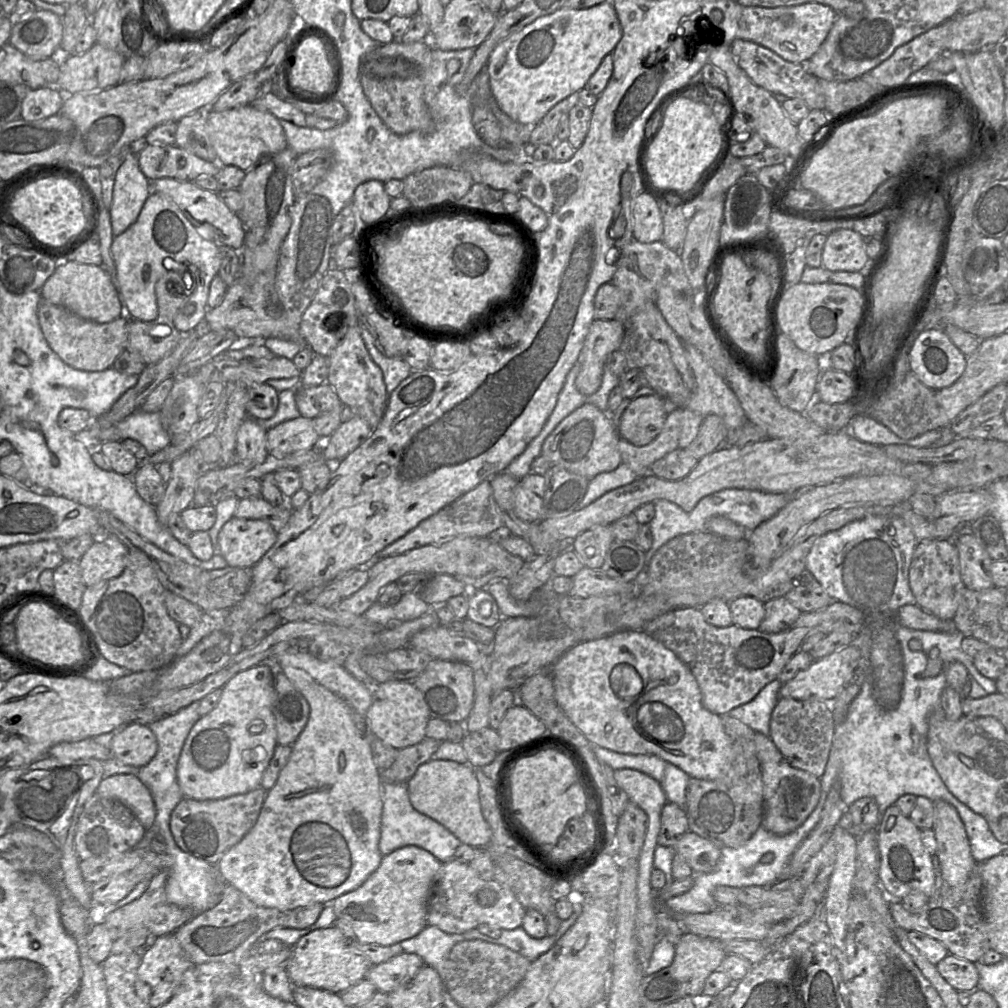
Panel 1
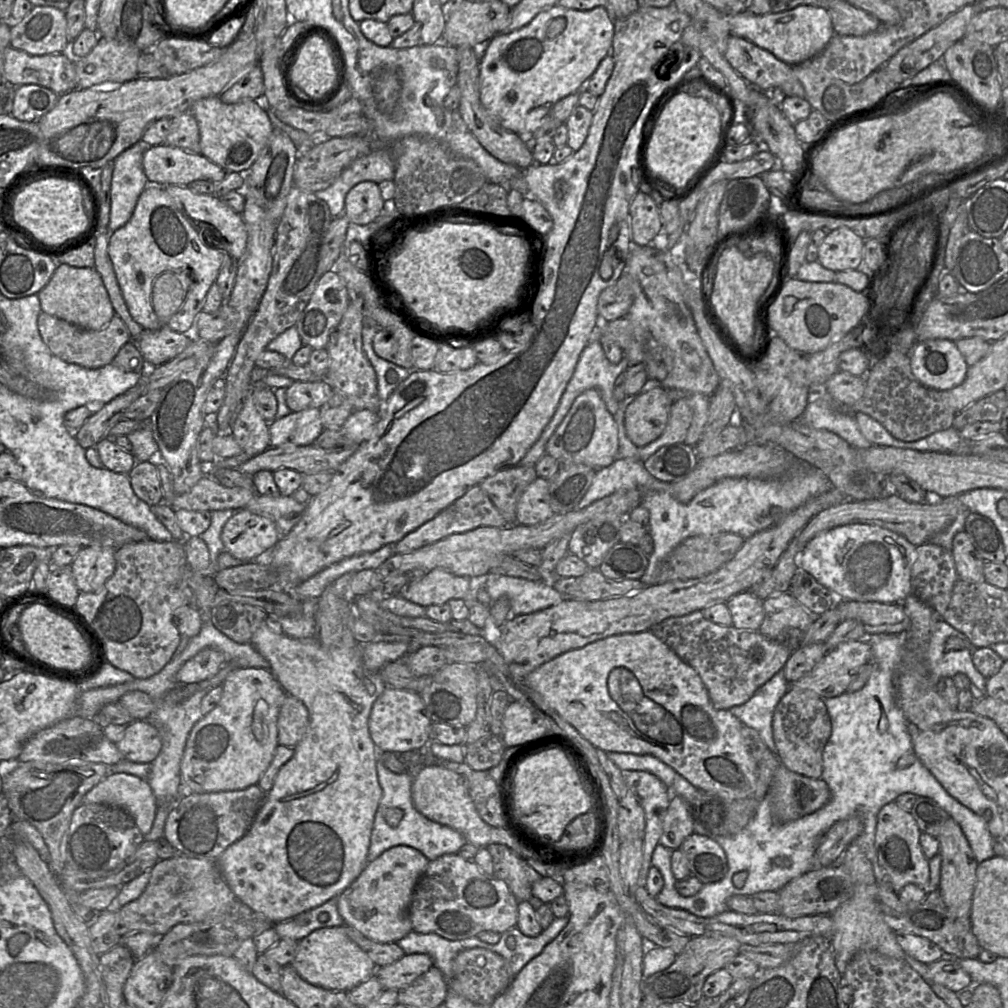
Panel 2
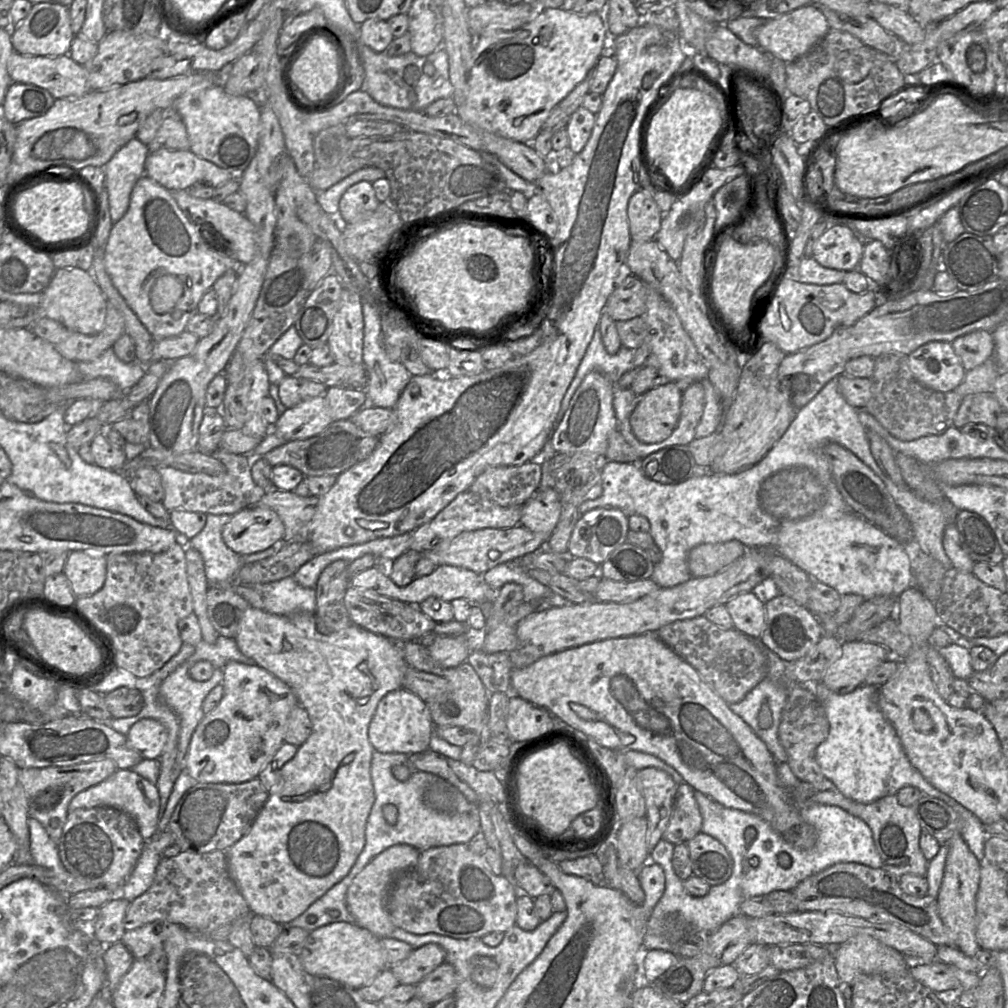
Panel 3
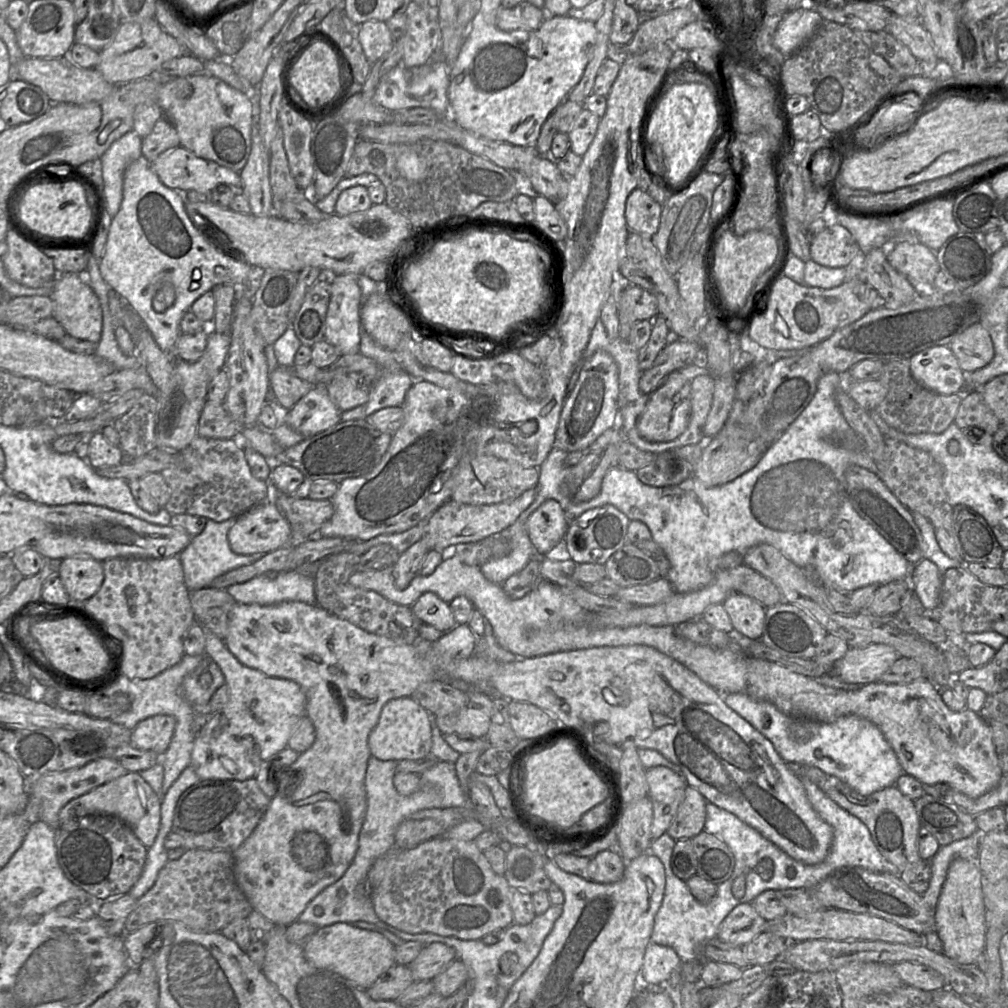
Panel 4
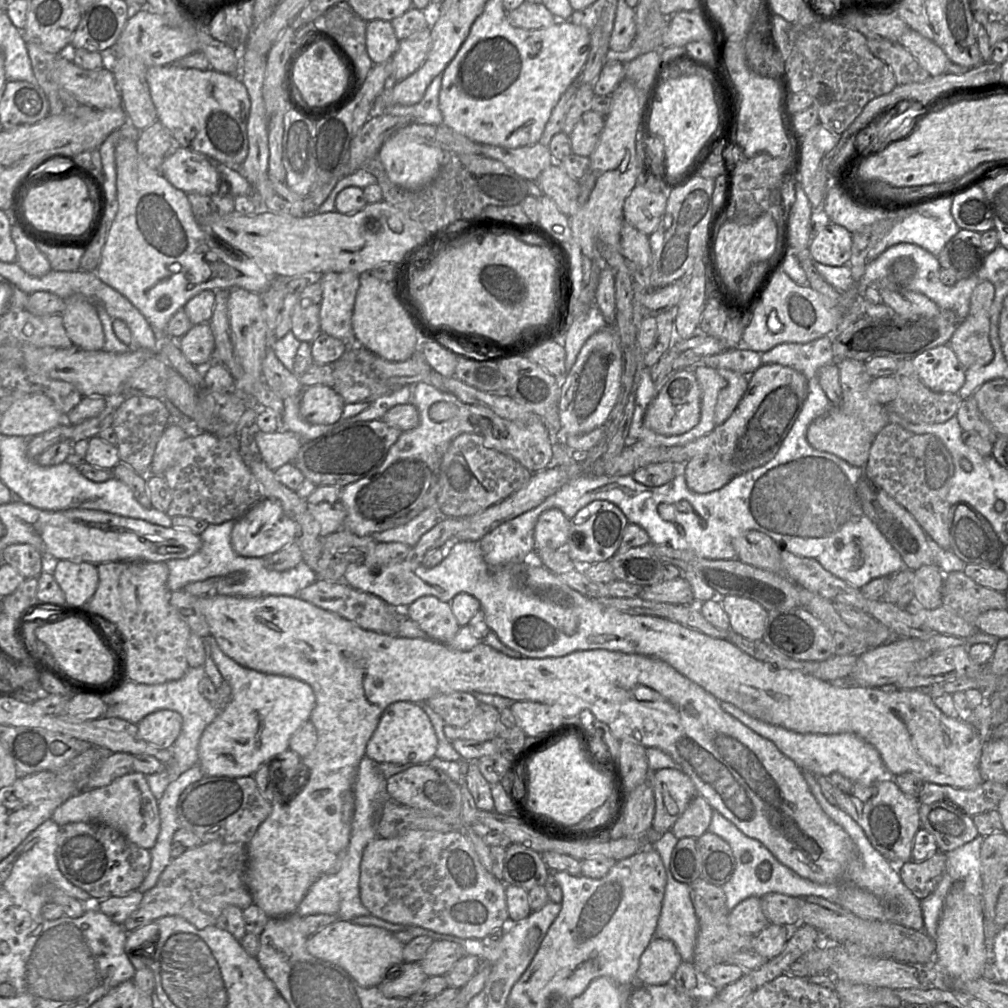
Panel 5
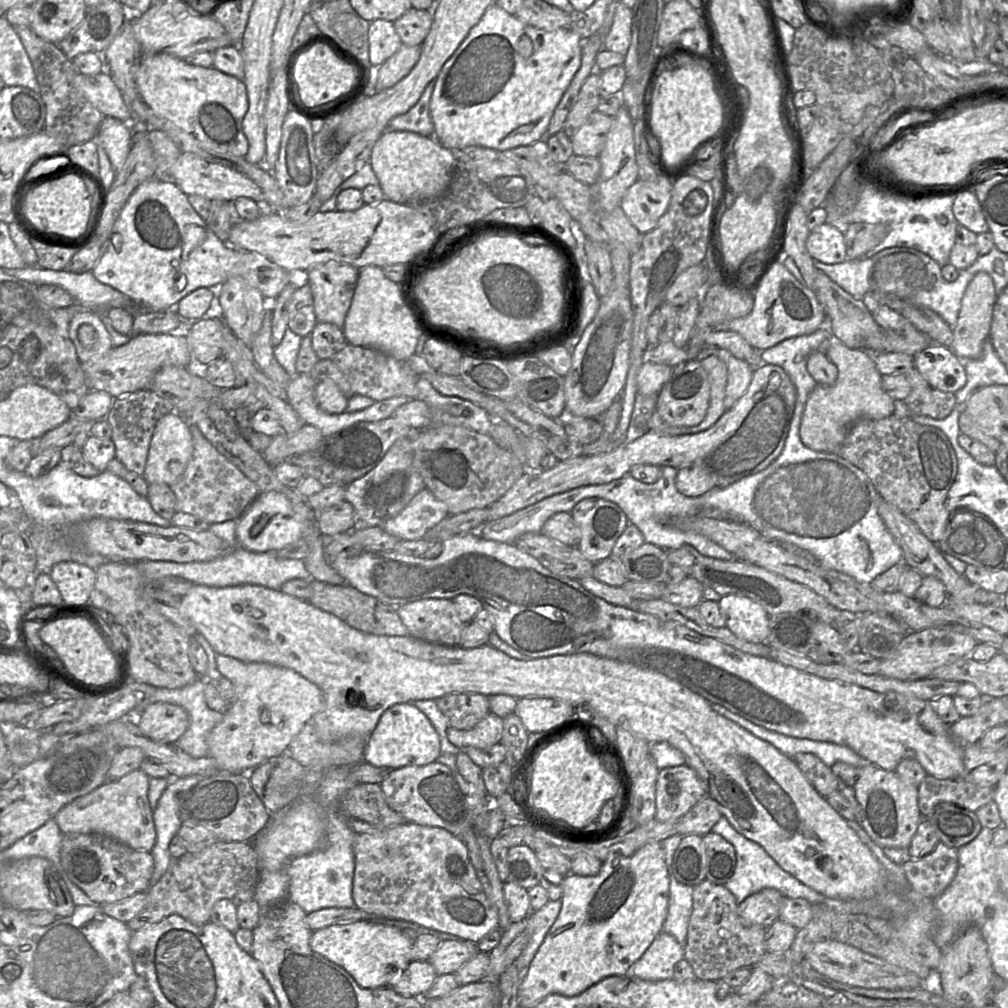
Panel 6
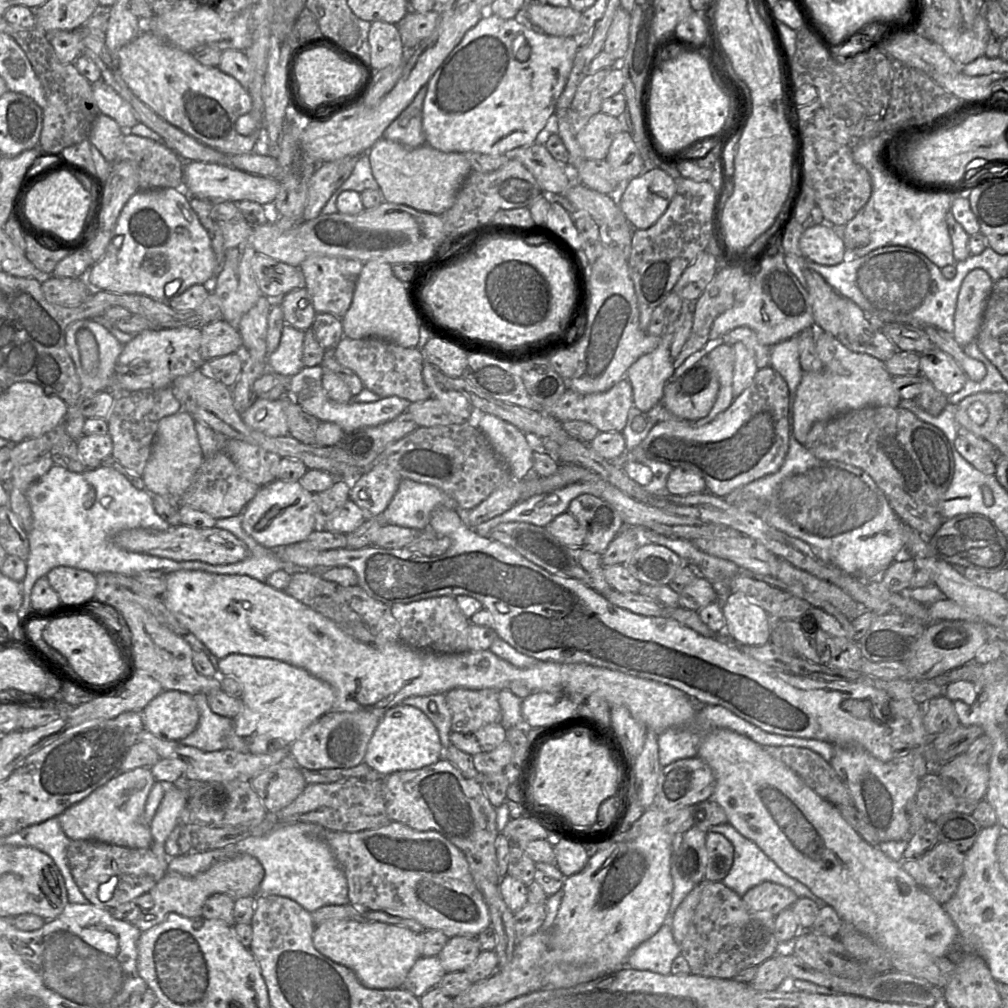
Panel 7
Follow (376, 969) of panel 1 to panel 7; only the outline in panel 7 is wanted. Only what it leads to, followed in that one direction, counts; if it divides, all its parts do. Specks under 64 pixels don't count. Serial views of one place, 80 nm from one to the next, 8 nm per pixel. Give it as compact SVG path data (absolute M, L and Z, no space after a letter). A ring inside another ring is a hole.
M456 936L449 938L437 955L446 973L464 971L481 952L477 937Z

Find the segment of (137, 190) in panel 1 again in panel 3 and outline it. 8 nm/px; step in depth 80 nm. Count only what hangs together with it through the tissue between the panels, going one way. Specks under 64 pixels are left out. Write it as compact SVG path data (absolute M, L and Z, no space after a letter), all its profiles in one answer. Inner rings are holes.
M137 137L123 145L103 167L112 223L127 212L135 183L145 175L147 145Z

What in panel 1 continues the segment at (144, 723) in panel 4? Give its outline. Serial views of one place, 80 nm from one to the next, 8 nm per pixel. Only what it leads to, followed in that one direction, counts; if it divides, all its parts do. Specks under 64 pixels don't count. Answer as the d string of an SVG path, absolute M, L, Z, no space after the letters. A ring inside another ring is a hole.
M126 724L112 738L112 758L122 764L142 768L156 755L158 742L149 726Z

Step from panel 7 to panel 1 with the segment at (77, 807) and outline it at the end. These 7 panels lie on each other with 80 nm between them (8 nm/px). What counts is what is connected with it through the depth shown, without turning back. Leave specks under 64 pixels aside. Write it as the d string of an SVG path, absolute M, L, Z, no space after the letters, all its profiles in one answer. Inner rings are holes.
M118 774L103 778L96 793L126 805L146 831L154 827L156 808L148 788L136 775Z

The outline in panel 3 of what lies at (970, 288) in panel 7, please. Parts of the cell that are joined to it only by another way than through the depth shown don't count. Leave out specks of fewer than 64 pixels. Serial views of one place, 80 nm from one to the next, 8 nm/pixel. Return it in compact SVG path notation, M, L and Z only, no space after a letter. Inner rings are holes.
M985 330L960 336L951 344L966 371L982 365L994 355L993 335Z

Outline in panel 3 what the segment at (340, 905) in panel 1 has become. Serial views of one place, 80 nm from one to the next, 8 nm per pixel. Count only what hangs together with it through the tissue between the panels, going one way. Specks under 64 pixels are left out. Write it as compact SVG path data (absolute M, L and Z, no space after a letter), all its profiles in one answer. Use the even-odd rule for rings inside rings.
M399 844L389 847L373 858L353 879L346 894L346 905L355 919L355 924L367 929L379 938L391 938L396 926L393 924L386 906L387 898L396 877L414 867L420 851L411 845Z

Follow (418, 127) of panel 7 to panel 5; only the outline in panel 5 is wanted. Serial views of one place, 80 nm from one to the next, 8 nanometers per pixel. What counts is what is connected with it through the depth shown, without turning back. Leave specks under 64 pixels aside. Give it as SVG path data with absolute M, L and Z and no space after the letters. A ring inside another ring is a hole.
M442 73L437 75L429 86L426 89L424 97L414 105L392 105L386 108L384 111L376 111L376 112L386 112L391 115L396 116L407 116L413 117L414 121L417 123L423 124L431 124L431 125L440 125L443 123L443 116L439 108L439 93L442 84Z

